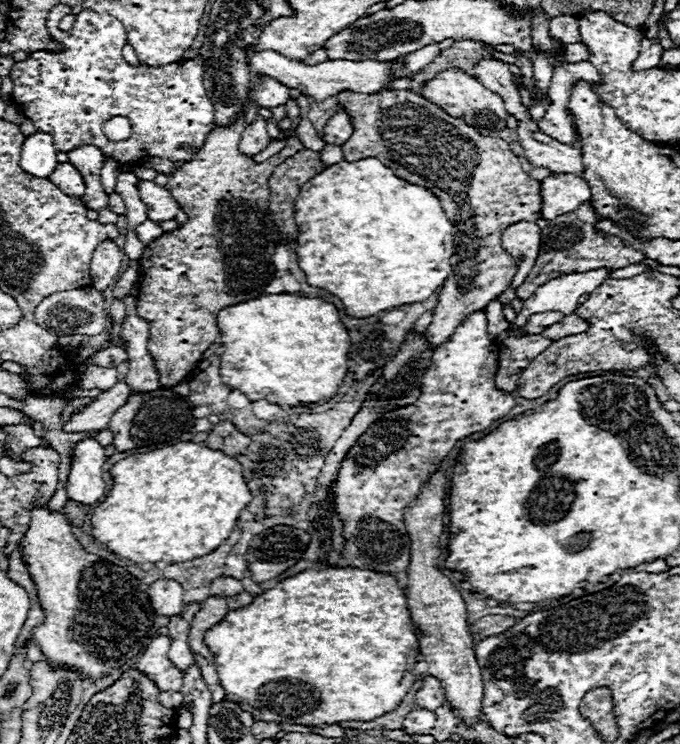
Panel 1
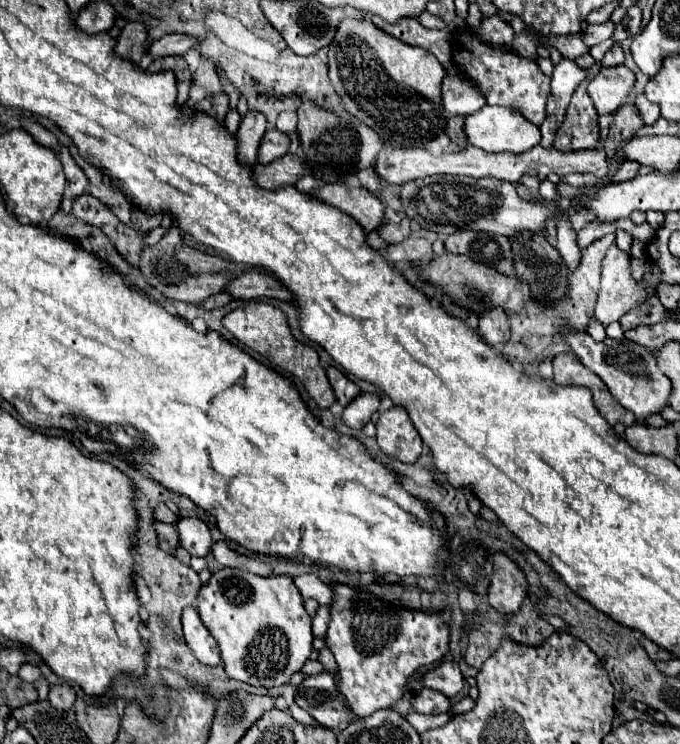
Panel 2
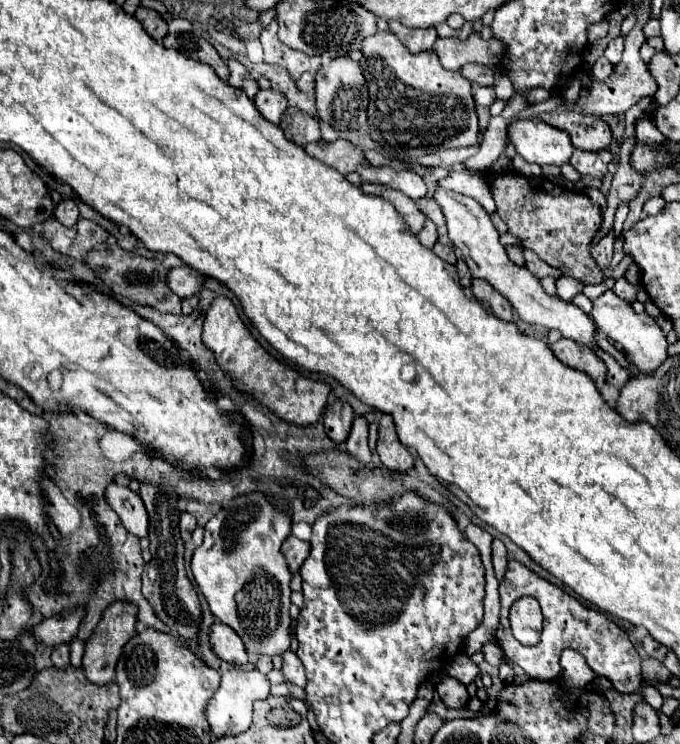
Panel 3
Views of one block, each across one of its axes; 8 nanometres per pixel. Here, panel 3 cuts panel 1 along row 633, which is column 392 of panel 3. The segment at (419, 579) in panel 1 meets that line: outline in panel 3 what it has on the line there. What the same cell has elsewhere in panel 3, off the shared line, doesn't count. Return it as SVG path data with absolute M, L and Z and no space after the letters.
M382 414L380 418L380 436L378 436L378 446L376 452L382 460L382 464L390 470L406 472L414 466L414 456L412 452L398 440L394 422L388 414Z

